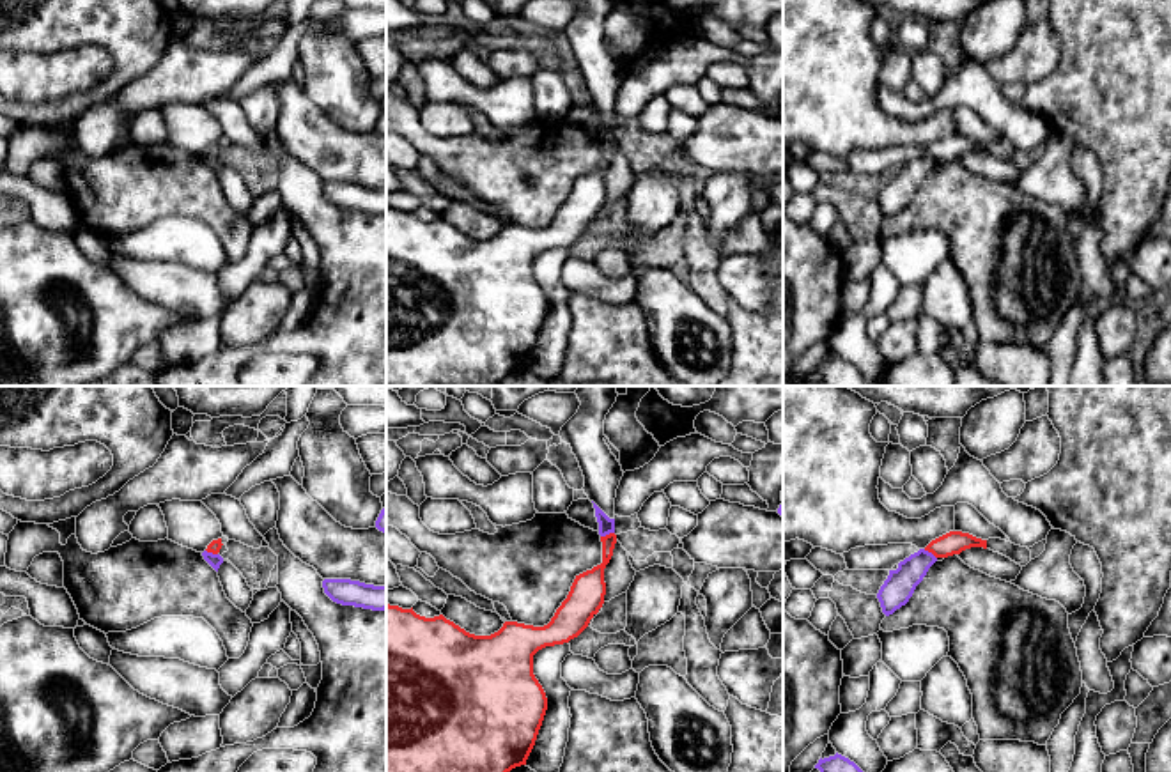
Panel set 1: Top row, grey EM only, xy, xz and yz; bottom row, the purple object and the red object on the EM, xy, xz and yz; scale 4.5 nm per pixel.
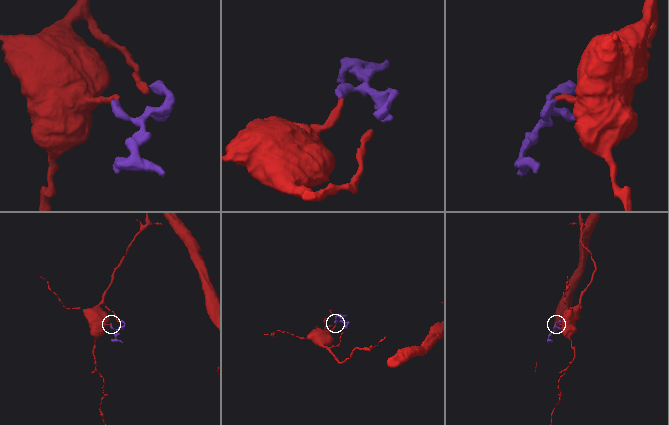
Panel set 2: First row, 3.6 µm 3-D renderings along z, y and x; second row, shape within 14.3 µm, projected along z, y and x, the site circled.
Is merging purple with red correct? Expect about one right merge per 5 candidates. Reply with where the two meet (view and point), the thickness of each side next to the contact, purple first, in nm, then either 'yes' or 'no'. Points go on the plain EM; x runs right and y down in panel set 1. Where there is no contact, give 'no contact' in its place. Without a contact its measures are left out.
meets purple in xz at (606, 137); 70 nm thick on the purple side, 130 nm on the other; no

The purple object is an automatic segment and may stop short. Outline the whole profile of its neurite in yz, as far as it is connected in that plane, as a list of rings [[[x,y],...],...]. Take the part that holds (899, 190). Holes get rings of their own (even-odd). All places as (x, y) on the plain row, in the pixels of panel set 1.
[[[919,152],[918,156],[900,165],[896,174],[889,174],[888,182],[877,197],[882,216],[886,220],[893,218],[909,205],[916,189],[923,184],[928,172],[935,165],[937,161],[932,156]]]

